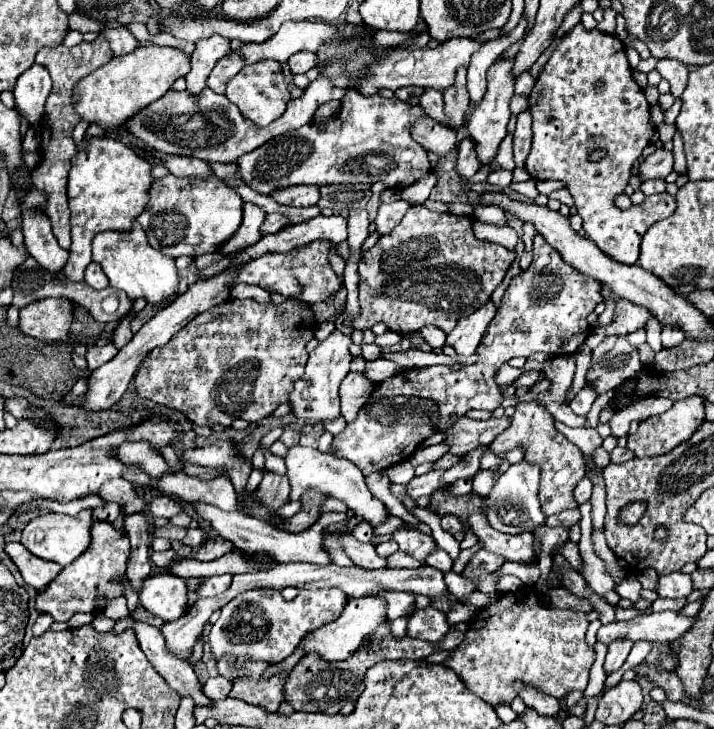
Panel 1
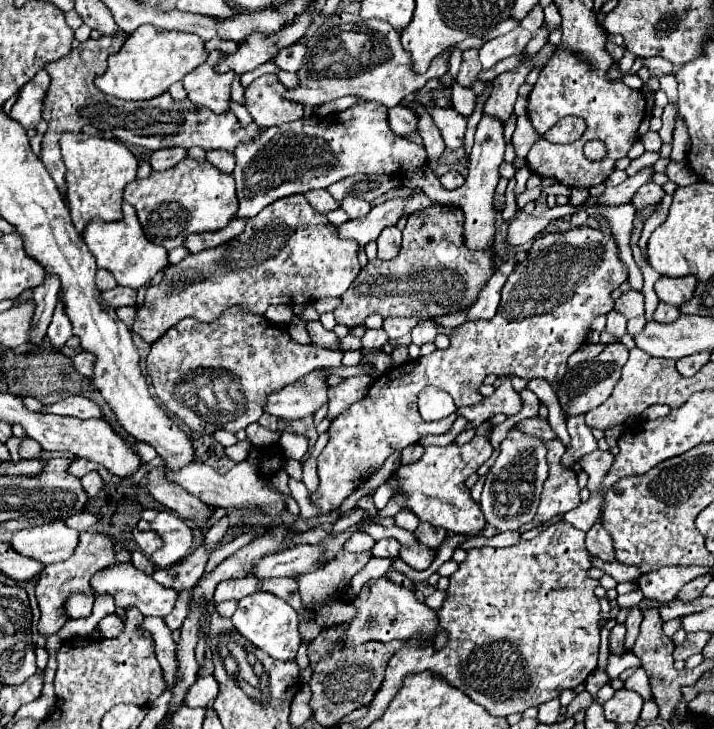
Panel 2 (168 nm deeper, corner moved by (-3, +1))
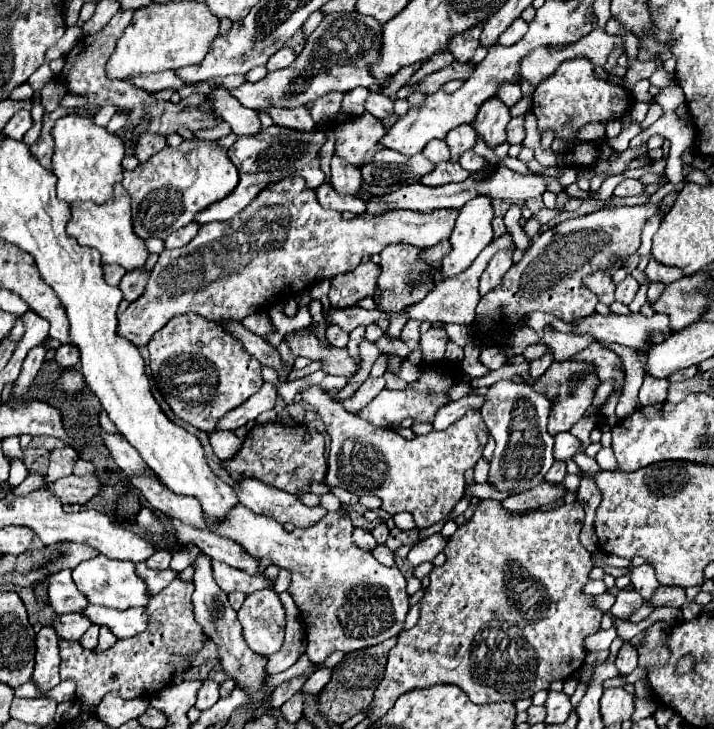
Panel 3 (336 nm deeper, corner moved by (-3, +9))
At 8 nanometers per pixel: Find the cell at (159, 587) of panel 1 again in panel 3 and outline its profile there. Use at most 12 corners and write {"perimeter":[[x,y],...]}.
{"perimeter":[[97,555],[73,569],[89,603],[129,609],[149,603],[131,561]]}

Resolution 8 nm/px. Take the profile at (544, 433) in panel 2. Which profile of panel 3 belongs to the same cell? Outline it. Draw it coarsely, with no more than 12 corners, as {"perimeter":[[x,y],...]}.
{"perimeter":[[557,433],[553,457],[555,461],[573,459],[579,449],[577,437]]}

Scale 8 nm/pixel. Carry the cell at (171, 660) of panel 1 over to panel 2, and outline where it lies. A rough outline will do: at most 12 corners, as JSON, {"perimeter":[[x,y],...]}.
{"perimeter":[[117,613],[99,621],[103,637],[113,639],[125,629]]}

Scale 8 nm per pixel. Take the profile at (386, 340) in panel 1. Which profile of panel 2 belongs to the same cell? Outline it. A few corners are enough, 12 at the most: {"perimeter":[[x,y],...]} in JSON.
{"perimeter":[[367,329],[361,337],[365,349],[381,349],[389,337],[383,329]]}

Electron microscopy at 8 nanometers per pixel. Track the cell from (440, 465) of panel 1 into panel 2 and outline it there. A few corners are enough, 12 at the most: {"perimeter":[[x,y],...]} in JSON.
{"perimeter":[[485,437],[427,447],[395,475],[405,509],[459,535],[485,517],[465,479],[491,457]]}

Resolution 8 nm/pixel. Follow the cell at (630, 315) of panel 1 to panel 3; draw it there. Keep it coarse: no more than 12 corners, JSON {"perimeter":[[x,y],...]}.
{"perimeter":[[631,275],[617,285],[615,299],[629,305],[639,283]]}

